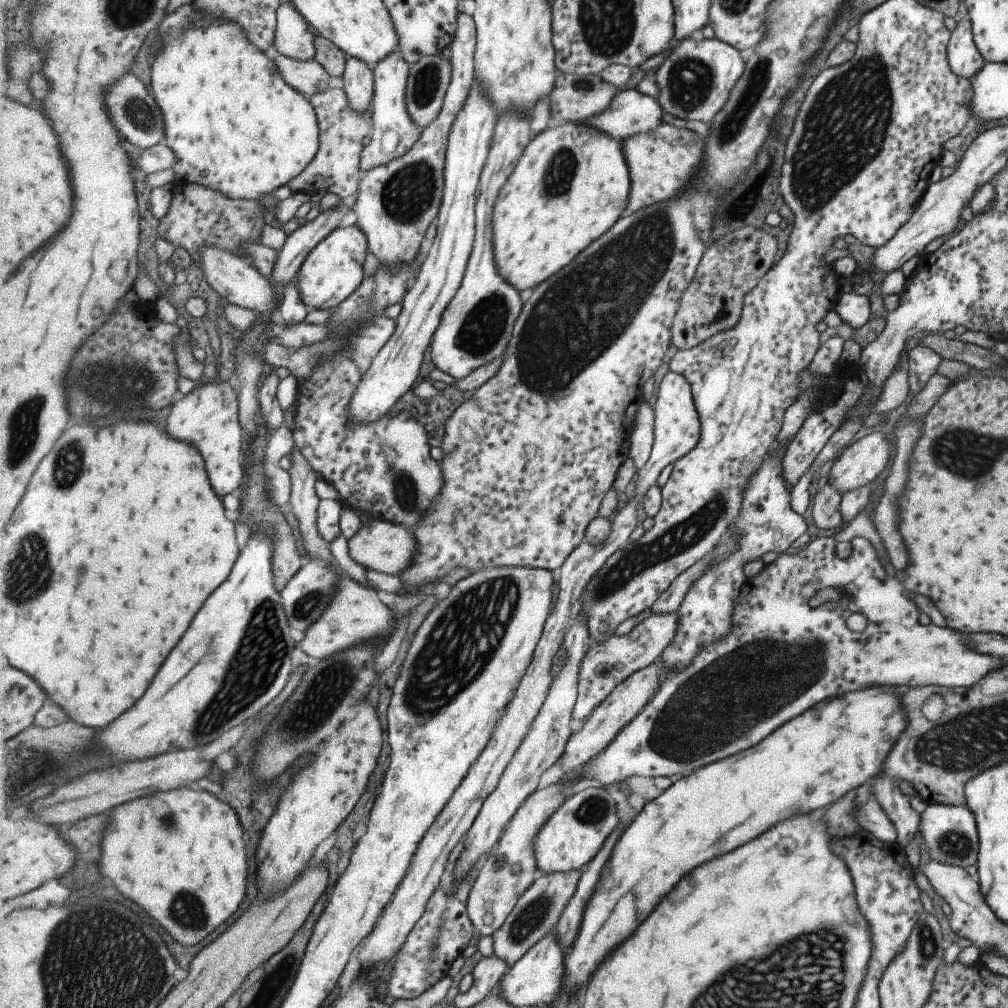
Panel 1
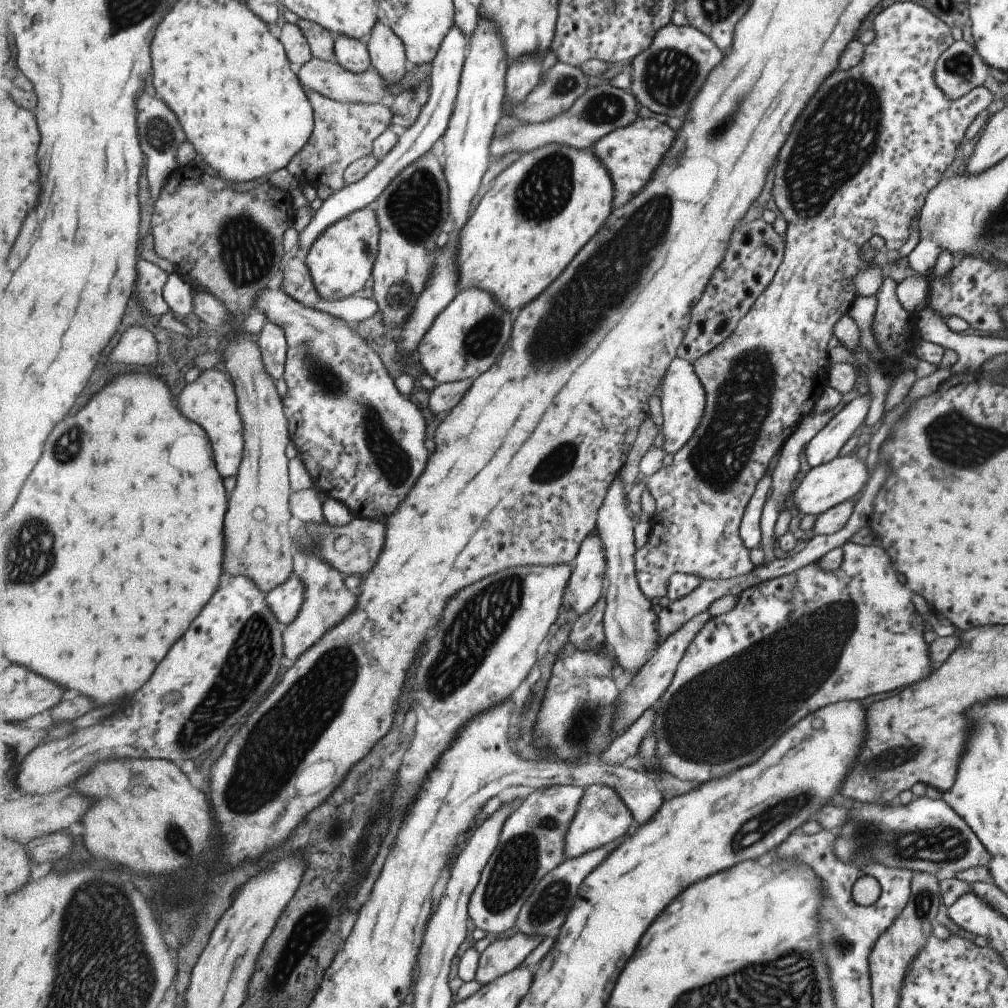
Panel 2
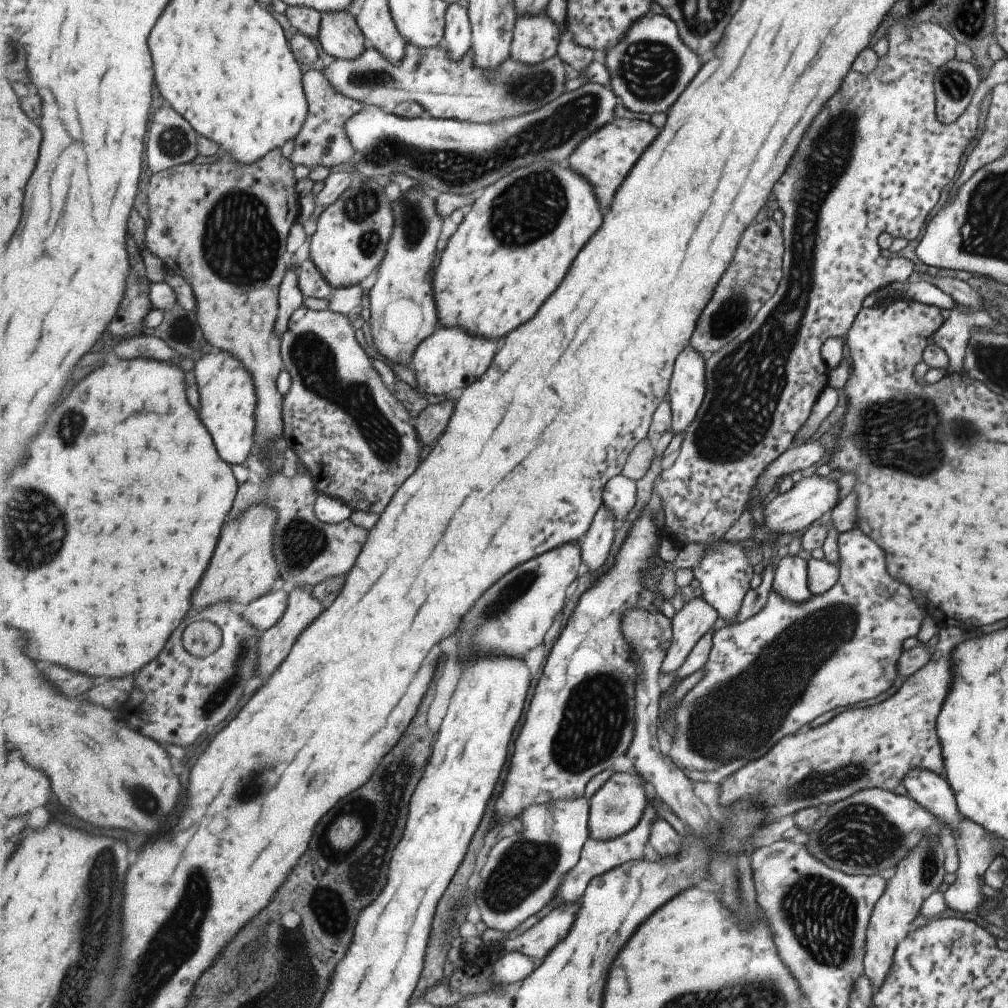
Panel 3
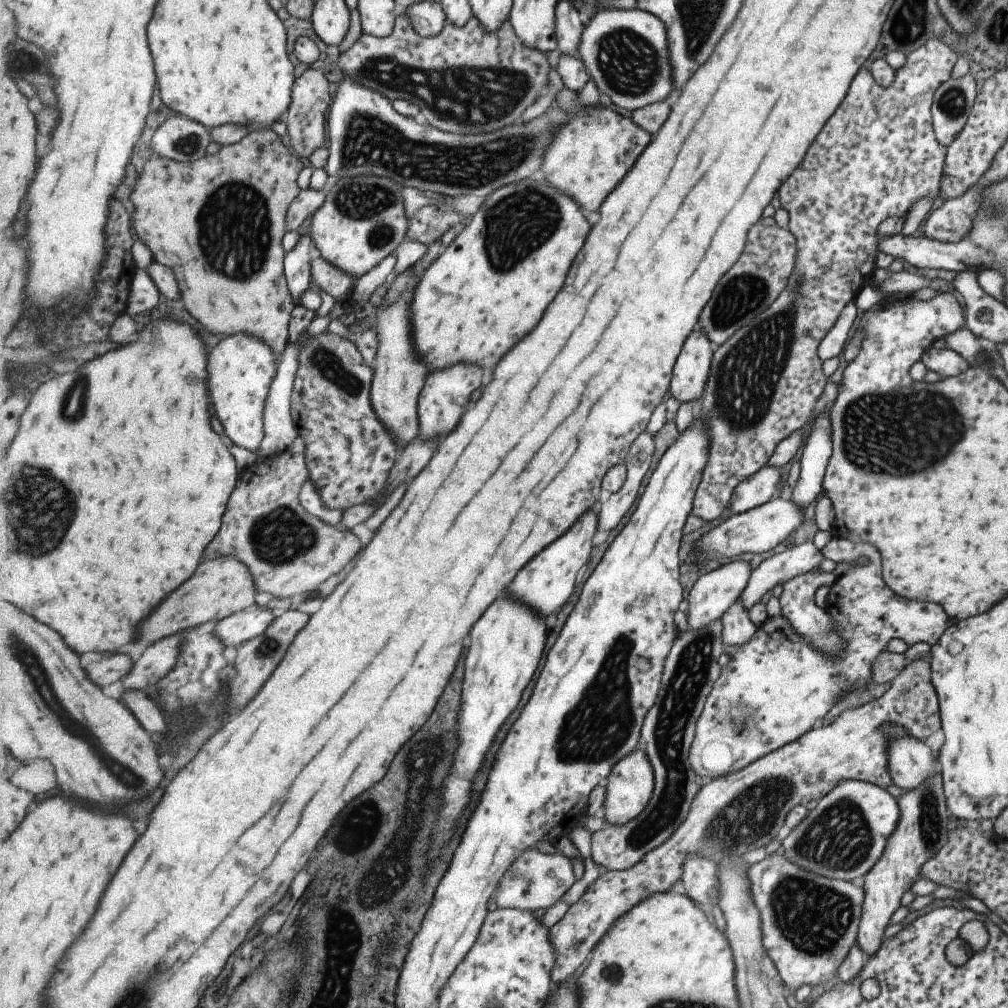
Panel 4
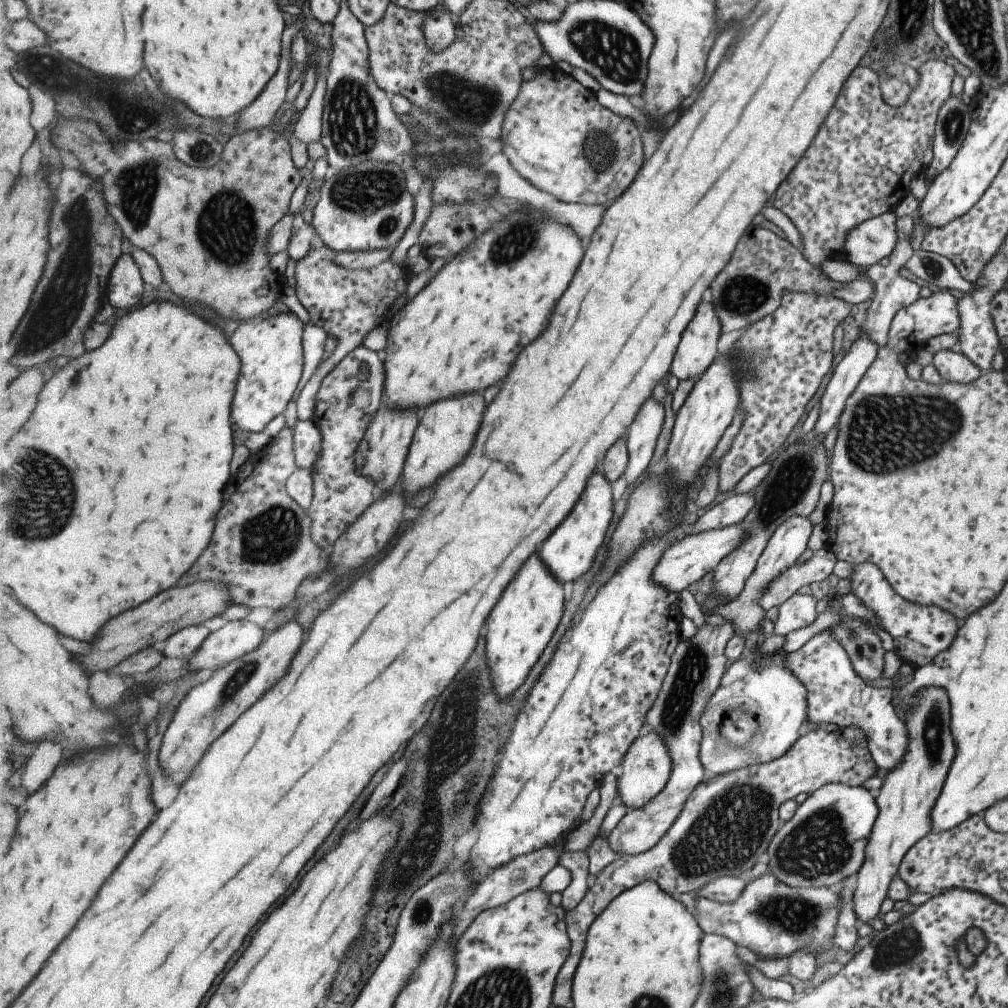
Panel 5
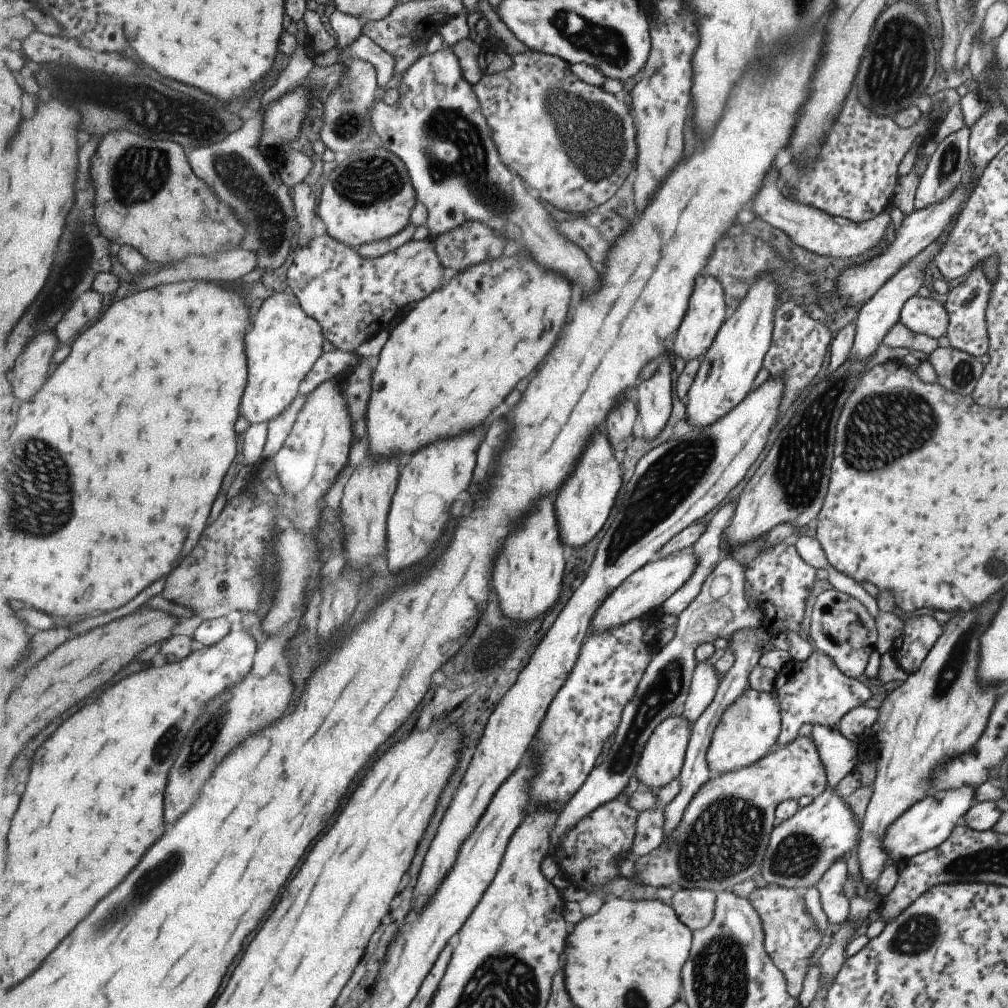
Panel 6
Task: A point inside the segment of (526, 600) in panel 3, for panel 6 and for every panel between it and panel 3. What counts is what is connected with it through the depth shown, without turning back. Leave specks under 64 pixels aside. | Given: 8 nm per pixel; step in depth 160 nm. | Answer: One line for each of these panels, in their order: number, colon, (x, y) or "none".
4: (548, 581)
5: (570, 553)
6: (584, 507)

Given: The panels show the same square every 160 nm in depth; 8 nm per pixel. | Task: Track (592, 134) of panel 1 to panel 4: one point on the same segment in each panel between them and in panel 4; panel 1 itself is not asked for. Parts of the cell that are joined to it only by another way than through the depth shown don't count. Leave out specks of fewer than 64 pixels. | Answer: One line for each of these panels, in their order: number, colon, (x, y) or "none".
2: (525, 229)
3: (512, 250)
4: (490, 287)

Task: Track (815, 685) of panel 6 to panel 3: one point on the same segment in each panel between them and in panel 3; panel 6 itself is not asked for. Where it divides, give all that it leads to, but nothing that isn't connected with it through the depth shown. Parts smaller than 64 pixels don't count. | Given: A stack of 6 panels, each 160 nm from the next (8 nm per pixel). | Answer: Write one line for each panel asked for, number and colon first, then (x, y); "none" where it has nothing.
3: (976, 848)
4: (908, 761)
5: (836, 697)

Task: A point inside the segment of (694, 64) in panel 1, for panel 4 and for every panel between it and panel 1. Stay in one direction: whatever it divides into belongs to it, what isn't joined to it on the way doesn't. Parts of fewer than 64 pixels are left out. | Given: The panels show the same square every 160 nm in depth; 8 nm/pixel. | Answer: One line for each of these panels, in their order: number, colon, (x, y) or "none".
2: (666, 77)
3: (650, 68)
4: (626, 52)

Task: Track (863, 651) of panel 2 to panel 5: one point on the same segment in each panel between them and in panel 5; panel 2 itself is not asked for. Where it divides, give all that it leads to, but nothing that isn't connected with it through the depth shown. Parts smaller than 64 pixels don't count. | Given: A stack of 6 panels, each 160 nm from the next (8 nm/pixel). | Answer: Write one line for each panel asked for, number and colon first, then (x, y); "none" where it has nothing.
3: (776, 671)
4: (774, 687)
5: (772, 698)

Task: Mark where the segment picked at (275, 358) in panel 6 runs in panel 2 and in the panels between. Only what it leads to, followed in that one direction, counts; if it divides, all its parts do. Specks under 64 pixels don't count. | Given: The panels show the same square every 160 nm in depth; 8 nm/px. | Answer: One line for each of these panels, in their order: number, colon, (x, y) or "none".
2: (211, 400)
3: (228, 395)
4: (242, 367)
5: (272, 352)

